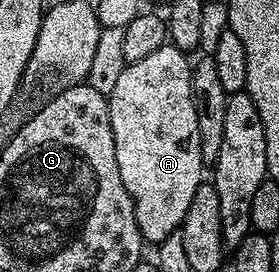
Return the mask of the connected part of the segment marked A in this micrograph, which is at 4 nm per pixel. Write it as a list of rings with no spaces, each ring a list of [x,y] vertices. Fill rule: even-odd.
[[[164,44],[145,60],[124,65],[109,89],[109,120],[121,180],[135,205],[144,243],[158,244],[176,233],[189,212],[193,192],[205,180],[197,112],[191,95],[188,55]]]

